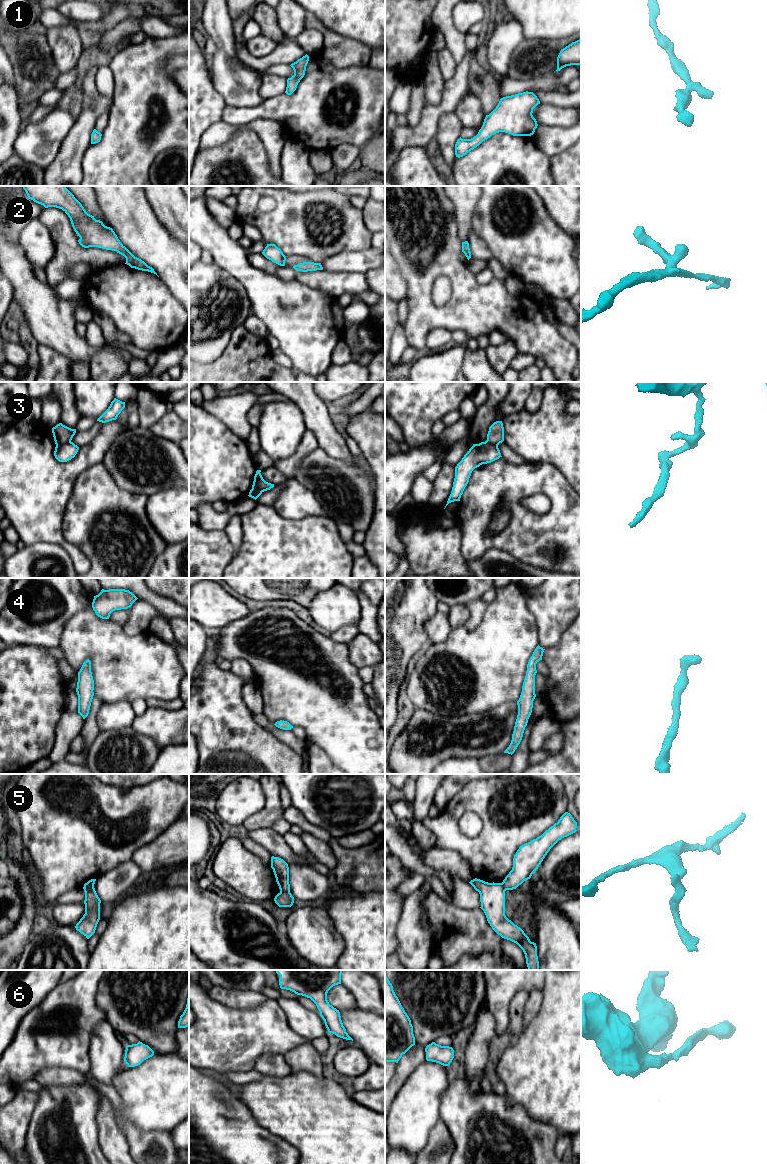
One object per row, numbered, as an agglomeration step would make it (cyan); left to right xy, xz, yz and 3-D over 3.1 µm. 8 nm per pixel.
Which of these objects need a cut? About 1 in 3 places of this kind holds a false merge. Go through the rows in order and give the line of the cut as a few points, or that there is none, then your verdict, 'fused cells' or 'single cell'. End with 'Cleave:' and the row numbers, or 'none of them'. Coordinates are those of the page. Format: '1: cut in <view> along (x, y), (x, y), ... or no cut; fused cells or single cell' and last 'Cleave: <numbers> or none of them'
1: no cut; single cell
2: no cut; single cell
3: cut in xy along (70, 440), (56, 445); fused cells
4: no cut; single cell
5: cut in xy along (93, 886), (85, 886), (83, 888); fused cells
6: no cut; single cell
Cleave: 3, 5

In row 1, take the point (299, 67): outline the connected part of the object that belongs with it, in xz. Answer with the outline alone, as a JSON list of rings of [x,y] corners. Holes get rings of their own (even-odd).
[[[306,54],[290,65],[294,70],[294,75],[291,78],[287,79],[287,87],[285,91],[287,95],[291,95],[296,90],[298,83],[305,75],[308,61],[309,56]]]

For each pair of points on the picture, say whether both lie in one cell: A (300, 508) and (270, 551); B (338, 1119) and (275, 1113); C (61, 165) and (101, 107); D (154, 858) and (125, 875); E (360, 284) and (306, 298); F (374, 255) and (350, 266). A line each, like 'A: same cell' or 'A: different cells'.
A: different cells
B: same cell
C: same cell
D: different cells
E: different cells
F: same cell

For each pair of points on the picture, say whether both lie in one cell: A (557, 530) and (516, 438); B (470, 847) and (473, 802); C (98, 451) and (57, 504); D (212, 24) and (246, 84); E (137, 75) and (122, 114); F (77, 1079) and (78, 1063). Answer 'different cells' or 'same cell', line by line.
A: different cells
B: same cell
C: same cell
D: same cell
E: same cell
F: different cells

